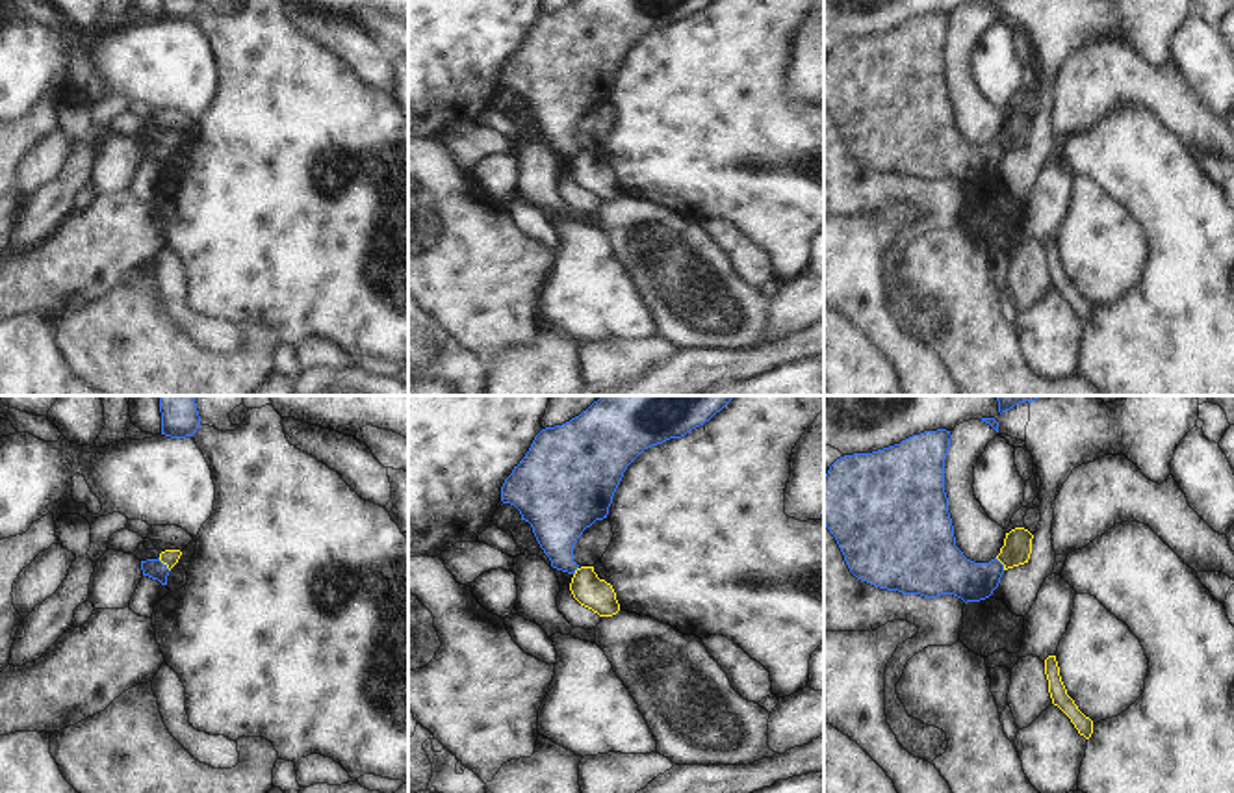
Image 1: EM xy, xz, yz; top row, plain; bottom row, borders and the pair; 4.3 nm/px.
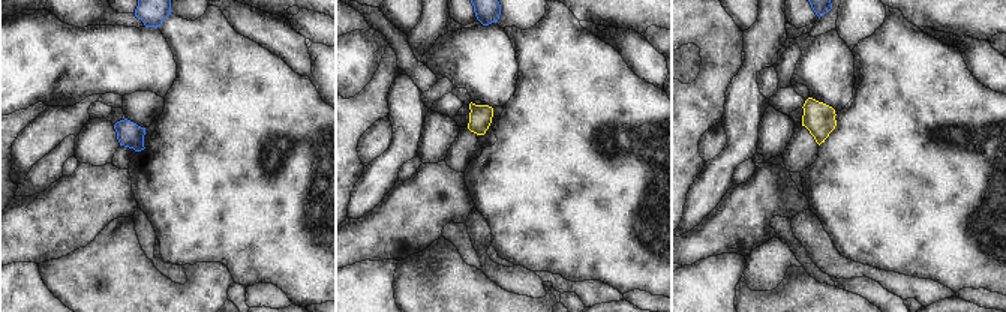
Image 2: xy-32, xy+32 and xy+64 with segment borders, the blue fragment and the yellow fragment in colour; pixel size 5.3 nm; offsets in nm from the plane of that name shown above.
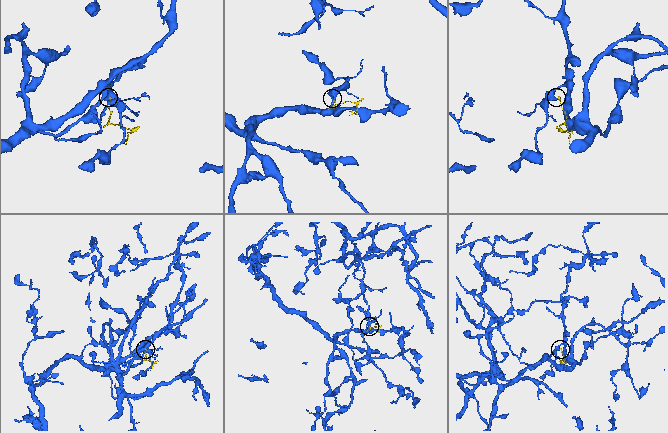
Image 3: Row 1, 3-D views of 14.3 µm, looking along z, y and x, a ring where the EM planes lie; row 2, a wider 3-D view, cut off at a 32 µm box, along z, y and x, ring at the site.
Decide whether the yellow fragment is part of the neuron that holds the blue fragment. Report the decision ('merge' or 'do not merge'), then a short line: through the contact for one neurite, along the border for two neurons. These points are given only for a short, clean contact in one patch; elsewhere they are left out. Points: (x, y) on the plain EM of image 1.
do not merge | xy (158, 142), (169, 155)

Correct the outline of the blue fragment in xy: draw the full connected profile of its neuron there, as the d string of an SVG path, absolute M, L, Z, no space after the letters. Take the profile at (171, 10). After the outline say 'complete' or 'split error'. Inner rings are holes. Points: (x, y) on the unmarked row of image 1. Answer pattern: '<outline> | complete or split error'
M161 0L161 19L171 22L193 20L200 11L200 0Z | complete

